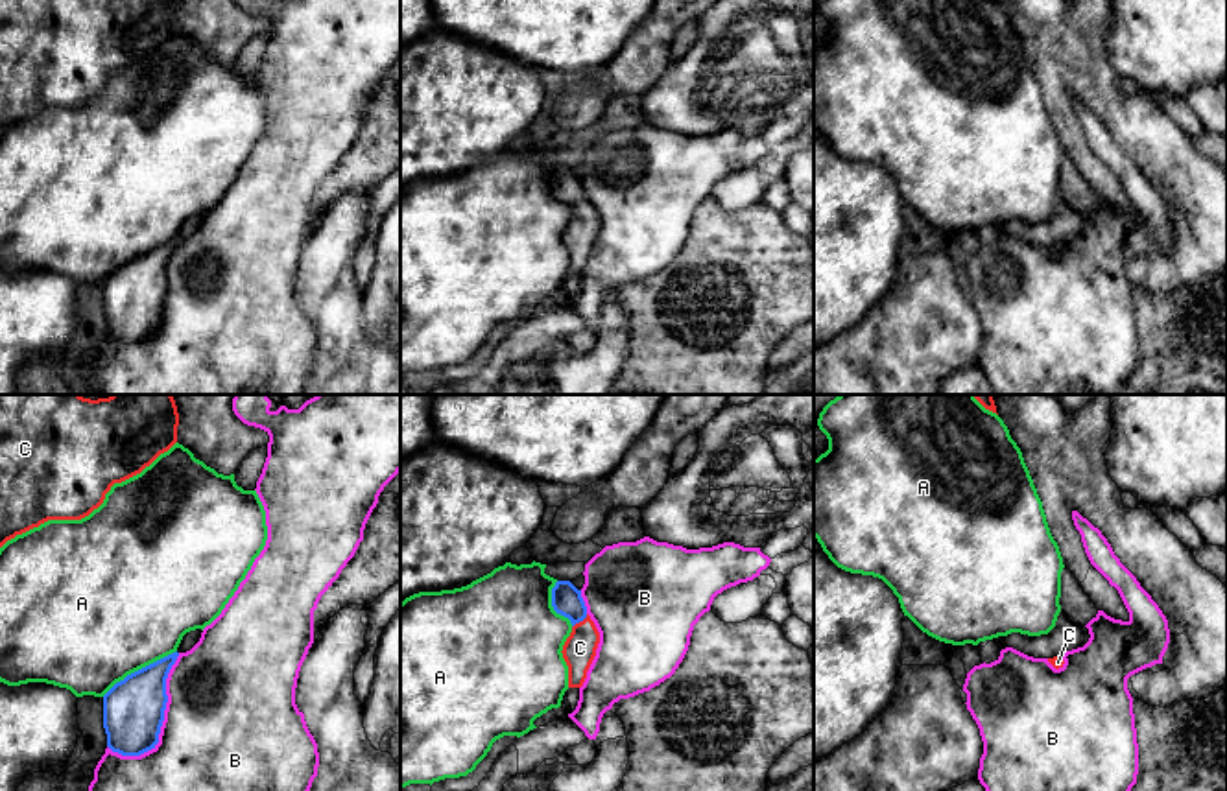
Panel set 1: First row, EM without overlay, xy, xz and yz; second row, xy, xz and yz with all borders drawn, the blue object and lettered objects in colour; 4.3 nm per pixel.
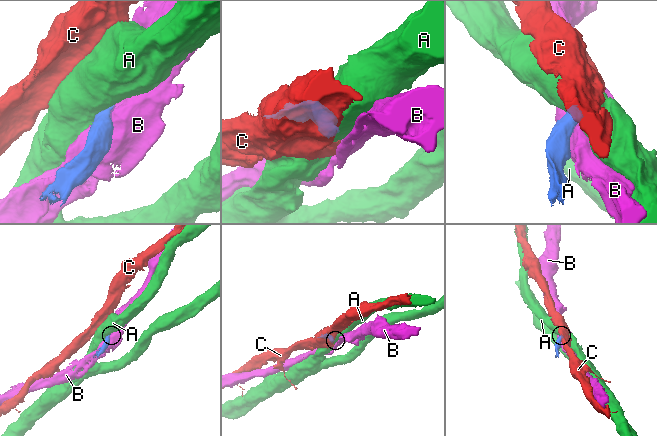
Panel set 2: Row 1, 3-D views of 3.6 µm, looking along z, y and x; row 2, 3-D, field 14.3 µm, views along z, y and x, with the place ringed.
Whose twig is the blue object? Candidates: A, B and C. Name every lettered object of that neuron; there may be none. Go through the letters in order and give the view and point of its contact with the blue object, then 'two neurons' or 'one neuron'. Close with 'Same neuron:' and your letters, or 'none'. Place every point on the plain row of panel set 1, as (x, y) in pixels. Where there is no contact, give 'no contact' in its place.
A: meets blue in xy at (139, 257); two neurons
B: meets blue in xy at (163, 306); two neurons
C: meets blue in xz at (580, 207); one neuron
Same neuron: C

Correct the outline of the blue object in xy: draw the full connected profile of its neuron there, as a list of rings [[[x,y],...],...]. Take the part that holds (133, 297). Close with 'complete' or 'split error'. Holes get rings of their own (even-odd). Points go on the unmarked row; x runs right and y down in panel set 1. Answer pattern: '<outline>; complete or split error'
[[[172,240],[116,269],[103,282],[107,334],[140,343],[159,330],[168,289],[166,266],[179,240]]]; complete

